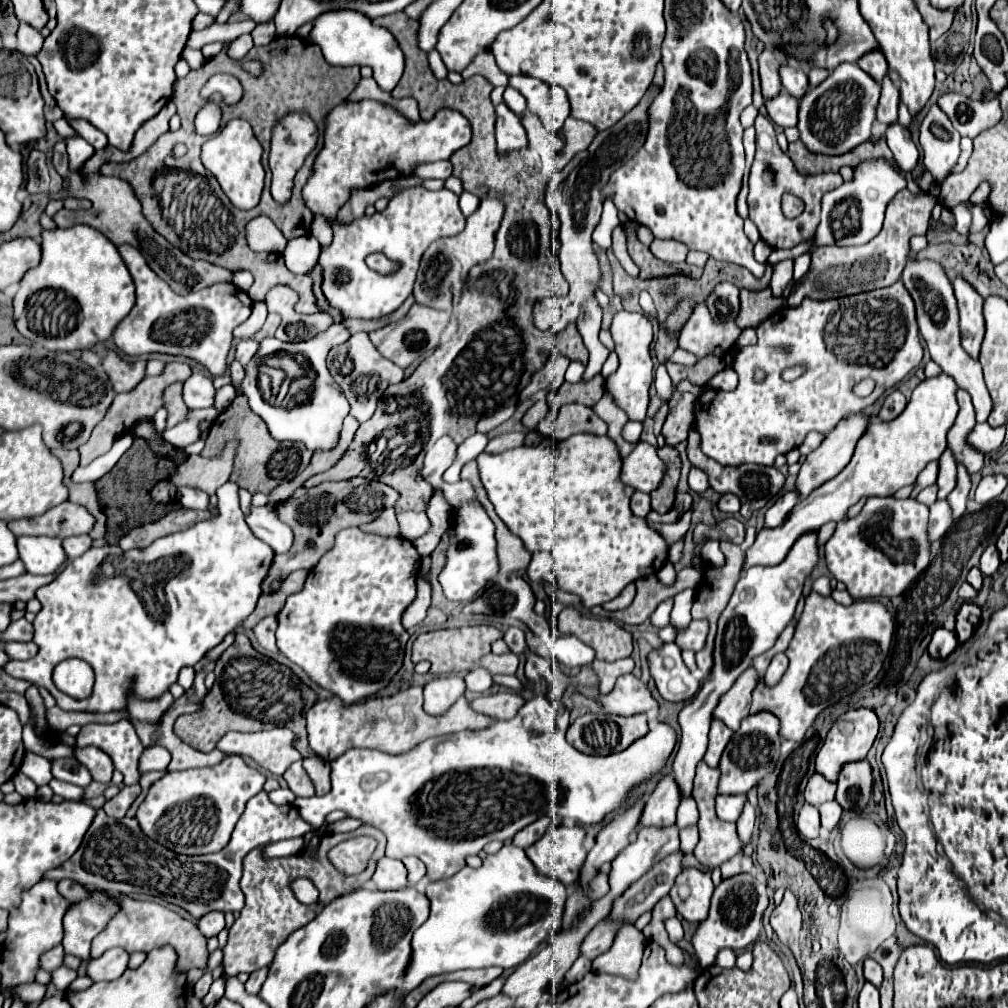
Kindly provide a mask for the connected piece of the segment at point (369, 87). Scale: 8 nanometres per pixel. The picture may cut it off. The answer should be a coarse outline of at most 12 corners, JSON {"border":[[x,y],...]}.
{"border":[[361,79],[349,99],[393,101],[373,79]]}

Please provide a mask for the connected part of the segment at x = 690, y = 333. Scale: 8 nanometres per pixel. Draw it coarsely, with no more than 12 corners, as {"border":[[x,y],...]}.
{"border":[[703,301],[685,325],[679,347],[725,357],[741,331],[711,319]]}

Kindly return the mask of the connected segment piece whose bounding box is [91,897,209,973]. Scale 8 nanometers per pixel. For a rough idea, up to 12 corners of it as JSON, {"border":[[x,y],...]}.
{"border":[[121,897],[121,911],[93,941],[129,953],[171,945],[175,969],[207,971],[207,939],[159,901]]}

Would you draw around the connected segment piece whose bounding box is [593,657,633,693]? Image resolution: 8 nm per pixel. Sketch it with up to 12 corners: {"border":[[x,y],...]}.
{"border":[[633,659],[615,663],[593,661],[599,673],[599,691],[611,693],[623,673],[633,671]]}

